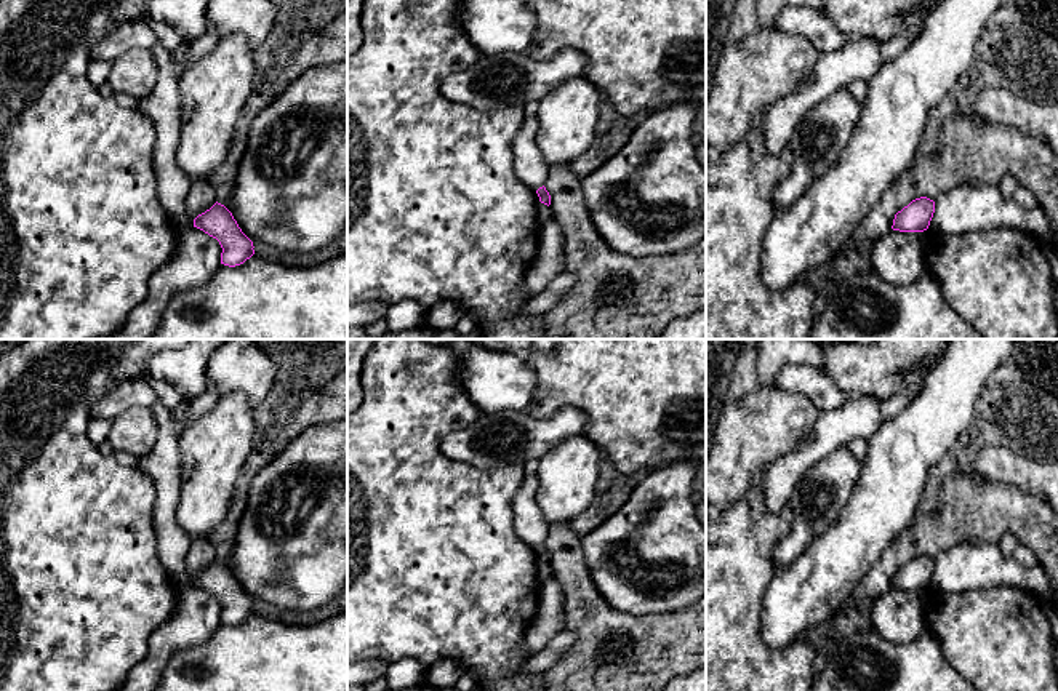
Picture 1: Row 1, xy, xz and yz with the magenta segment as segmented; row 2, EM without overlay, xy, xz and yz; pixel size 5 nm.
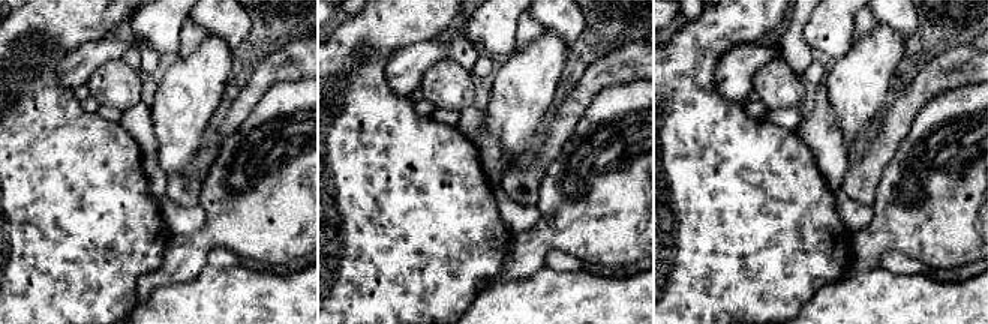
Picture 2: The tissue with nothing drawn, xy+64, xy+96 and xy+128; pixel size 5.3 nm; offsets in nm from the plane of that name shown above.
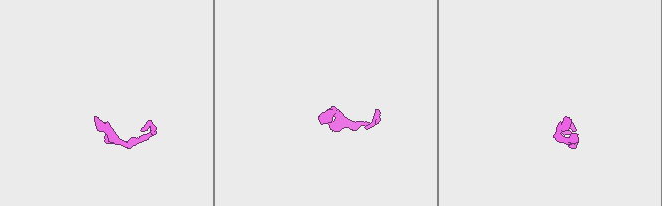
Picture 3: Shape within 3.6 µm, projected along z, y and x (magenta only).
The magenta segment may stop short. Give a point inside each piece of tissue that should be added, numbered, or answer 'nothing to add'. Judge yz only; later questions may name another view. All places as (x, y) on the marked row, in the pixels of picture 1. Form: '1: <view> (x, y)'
nothing to add

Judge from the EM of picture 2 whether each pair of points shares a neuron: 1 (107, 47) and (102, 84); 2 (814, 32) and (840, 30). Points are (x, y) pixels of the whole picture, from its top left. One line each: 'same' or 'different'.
1: different
2: same

